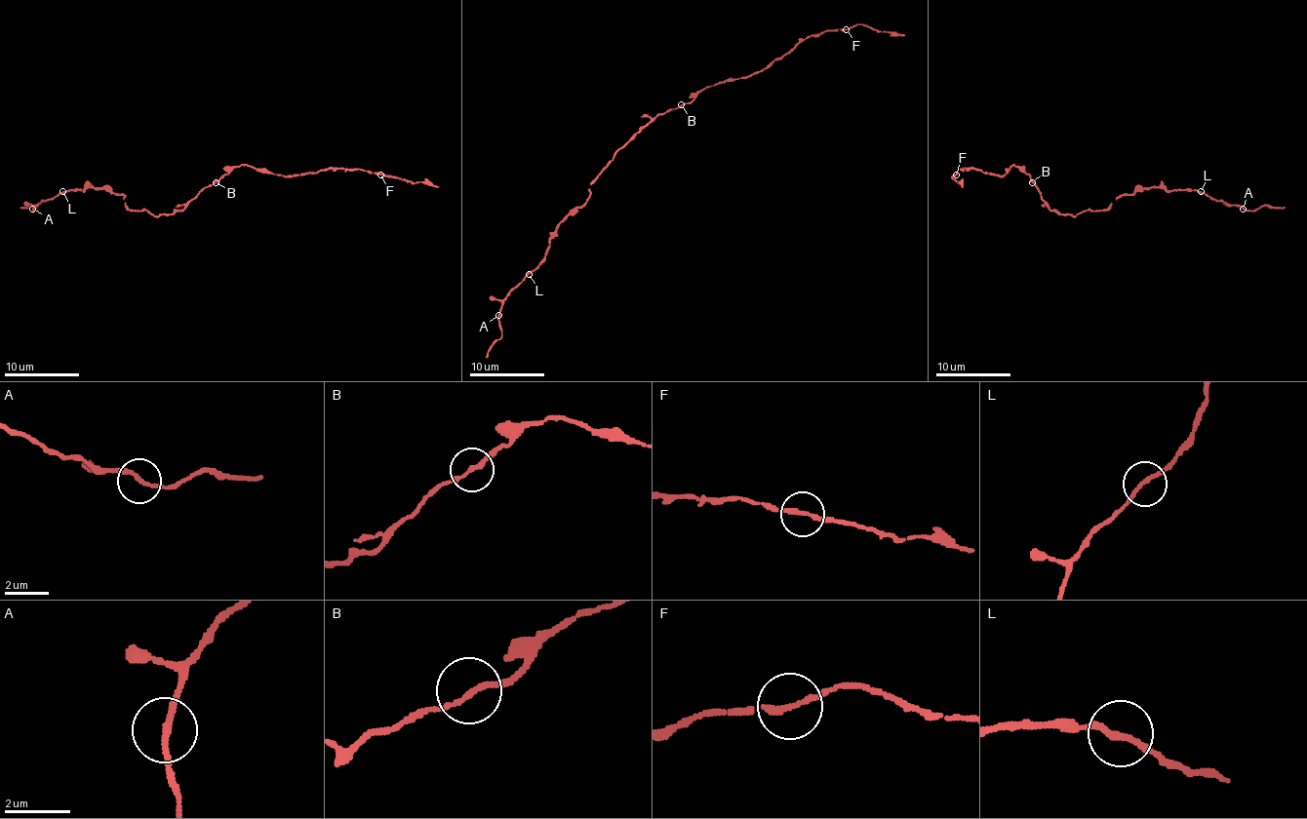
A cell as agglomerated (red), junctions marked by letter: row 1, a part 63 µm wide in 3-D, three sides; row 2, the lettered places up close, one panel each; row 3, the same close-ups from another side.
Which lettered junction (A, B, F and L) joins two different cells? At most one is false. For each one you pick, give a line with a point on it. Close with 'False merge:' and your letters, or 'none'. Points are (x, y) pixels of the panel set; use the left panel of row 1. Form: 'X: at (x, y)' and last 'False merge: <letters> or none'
F: at (380, 175)
False merge: F

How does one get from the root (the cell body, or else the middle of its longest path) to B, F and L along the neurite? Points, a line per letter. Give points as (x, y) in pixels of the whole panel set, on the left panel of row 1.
B: (183, 209), (216, 182)
F: (183, 209), (200, 191), (240, 165), (285, 176), (328, 169), (364, 169), (380, 175)
L: (183, 209), (172, 214), (153, 216), (147, 211), (131, 211), (123, 195), (106, 190), (87, 188), (62, 191)

